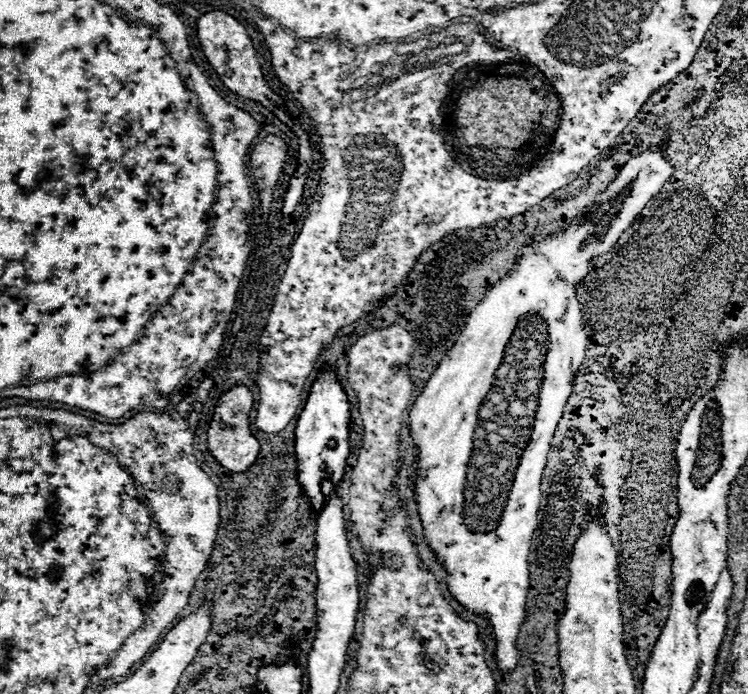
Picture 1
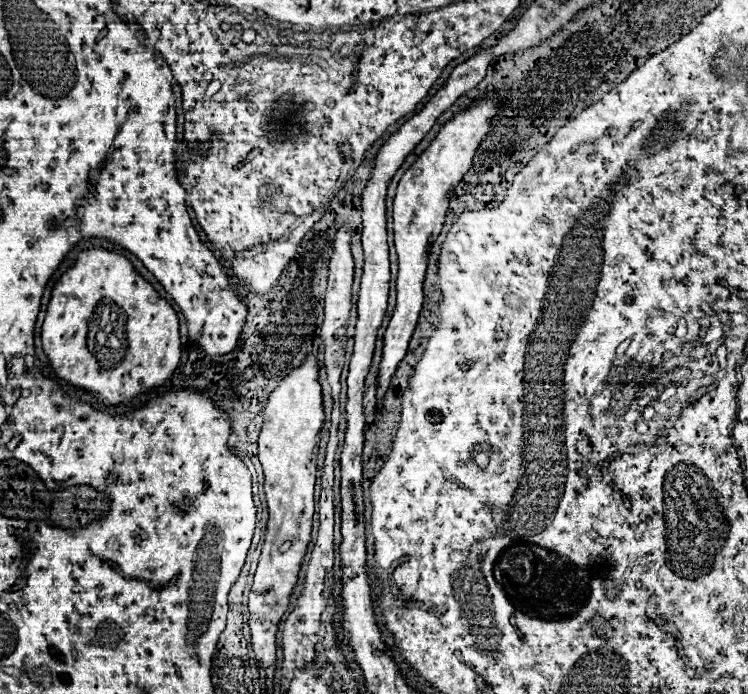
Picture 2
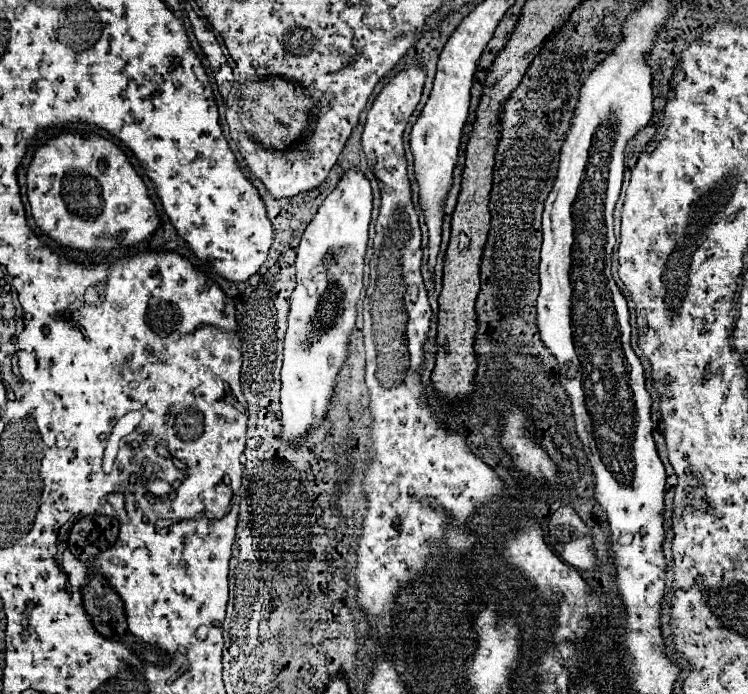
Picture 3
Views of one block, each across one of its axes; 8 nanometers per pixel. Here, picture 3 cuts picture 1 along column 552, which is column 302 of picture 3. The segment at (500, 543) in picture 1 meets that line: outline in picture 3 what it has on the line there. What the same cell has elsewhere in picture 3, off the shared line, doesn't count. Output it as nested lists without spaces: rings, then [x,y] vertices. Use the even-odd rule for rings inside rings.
[[[350,168],[340,178],[338,186],[324,198],[312,222],[302,234],[298,256],[296,256],[296,288],[290,298],[288,330],[284,342],[284,364],[282,364],[282,436],[296,440],[308,432],[308,428],[318,426],[326,416],[332,388],[336,384],[336,374],[346,360],[348,338],[356,322],[356,302],[362,292],[362,272],[368,242],[368,224],[372,214],[372,190],[370,180],[362,170]]]

